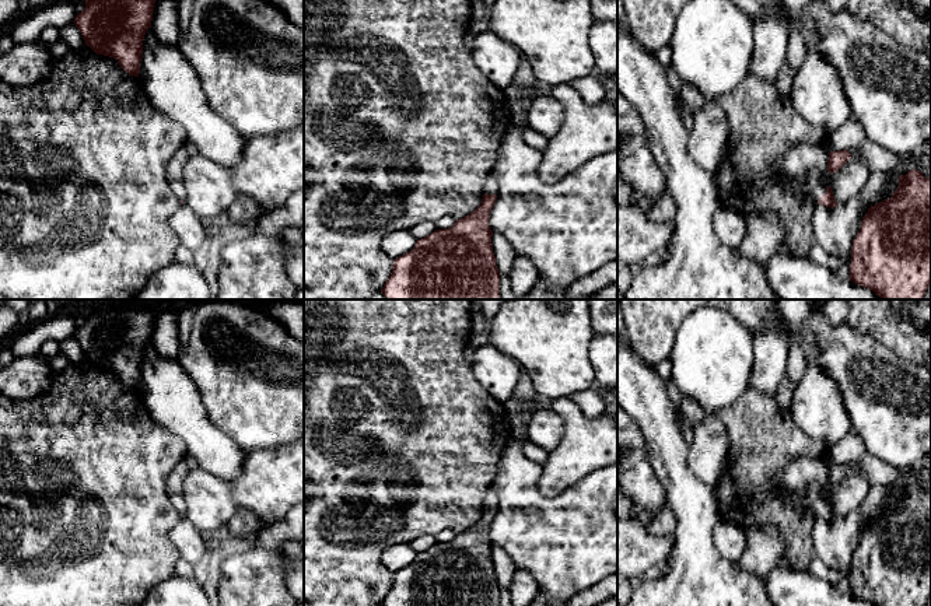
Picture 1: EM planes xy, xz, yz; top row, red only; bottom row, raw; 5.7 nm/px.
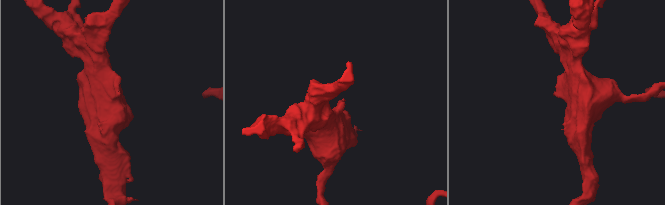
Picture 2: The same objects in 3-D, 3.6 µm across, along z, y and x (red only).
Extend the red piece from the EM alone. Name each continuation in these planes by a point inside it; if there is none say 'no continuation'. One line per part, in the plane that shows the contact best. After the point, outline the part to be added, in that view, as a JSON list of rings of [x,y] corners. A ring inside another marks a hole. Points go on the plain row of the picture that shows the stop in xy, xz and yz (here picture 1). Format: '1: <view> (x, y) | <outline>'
1: yz (800, 473) | [[[794,458],[784,469],[776,474],[778,484],[788,490],[805,488],[809,497],[813,512],[818,515],[826,507],[826,498],[819,497],[812,488],[812,484],[827,484],[829,466],[819,459]]]

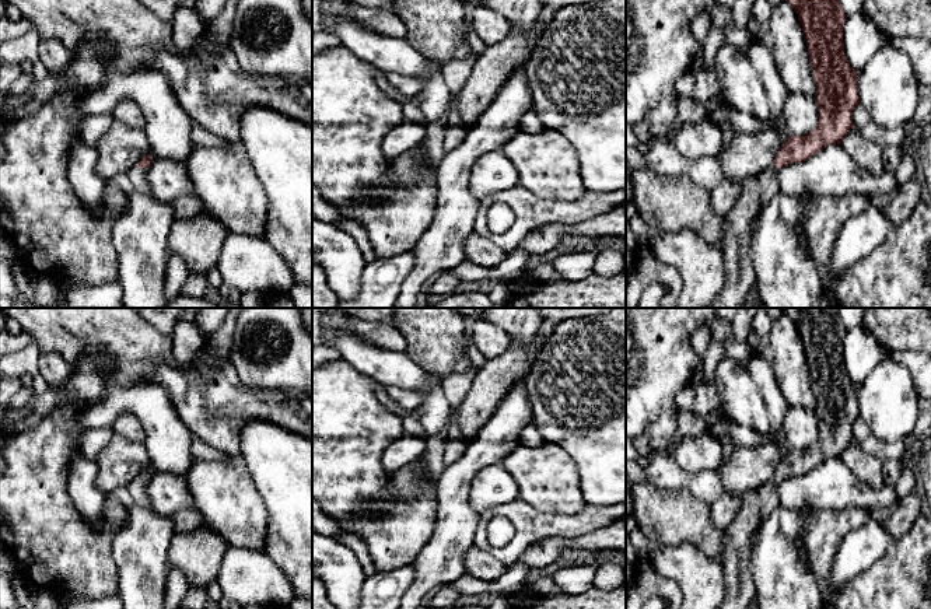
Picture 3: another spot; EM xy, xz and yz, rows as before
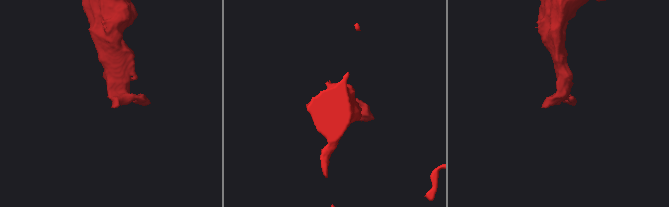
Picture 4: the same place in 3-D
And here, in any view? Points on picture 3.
1: xy (136, 489) | [[[130,482],[130,484],[127,486],[129,493],[132,494],[132,497],[136,501],[136,505],[141,507],[141,508],[148,508],[153,510],[148,497],[144,491],[146,486],[148,482]]]

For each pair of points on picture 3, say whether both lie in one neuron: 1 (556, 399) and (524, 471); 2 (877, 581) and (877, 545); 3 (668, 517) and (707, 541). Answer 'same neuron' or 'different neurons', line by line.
1: different neurons
2: different neurons
3: same neuron

